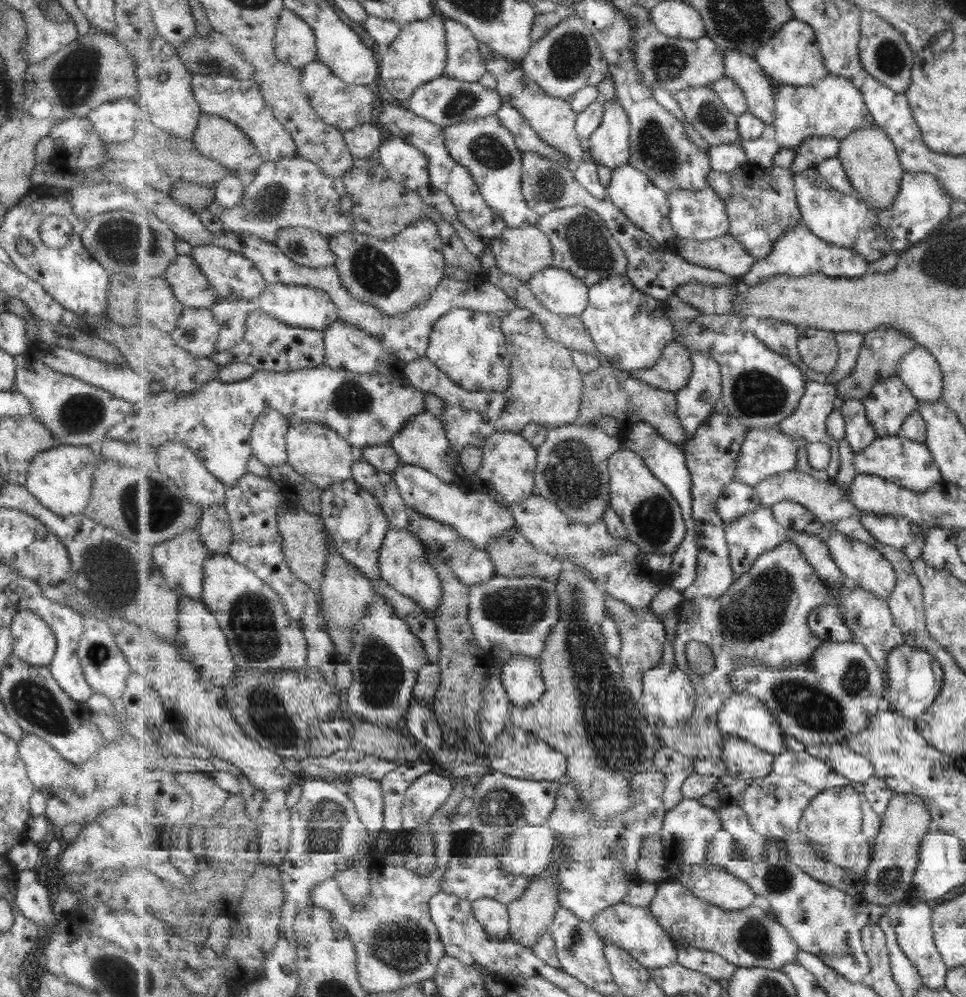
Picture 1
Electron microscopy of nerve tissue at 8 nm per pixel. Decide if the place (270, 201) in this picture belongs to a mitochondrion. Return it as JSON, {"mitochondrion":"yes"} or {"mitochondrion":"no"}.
{"mitochondrion":"yes"}

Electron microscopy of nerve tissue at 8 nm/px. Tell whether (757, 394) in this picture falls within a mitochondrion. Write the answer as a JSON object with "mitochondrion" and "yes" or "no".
{"mitochondrion":"yes"}

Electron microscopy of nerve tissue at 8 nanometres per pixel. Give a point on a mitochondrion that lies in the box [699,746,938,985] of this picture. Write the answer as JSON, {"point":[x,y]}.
{"point":[753,937]}

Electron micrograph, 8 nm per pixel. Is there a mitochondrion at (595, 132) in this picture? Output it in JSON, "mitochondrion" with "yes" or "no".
{"mitochondrion":"no"}

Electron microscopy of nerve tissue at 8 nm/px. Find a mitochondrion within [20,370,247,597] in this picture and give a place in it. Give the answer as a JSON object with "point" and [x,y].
{"point":[145,506]}

